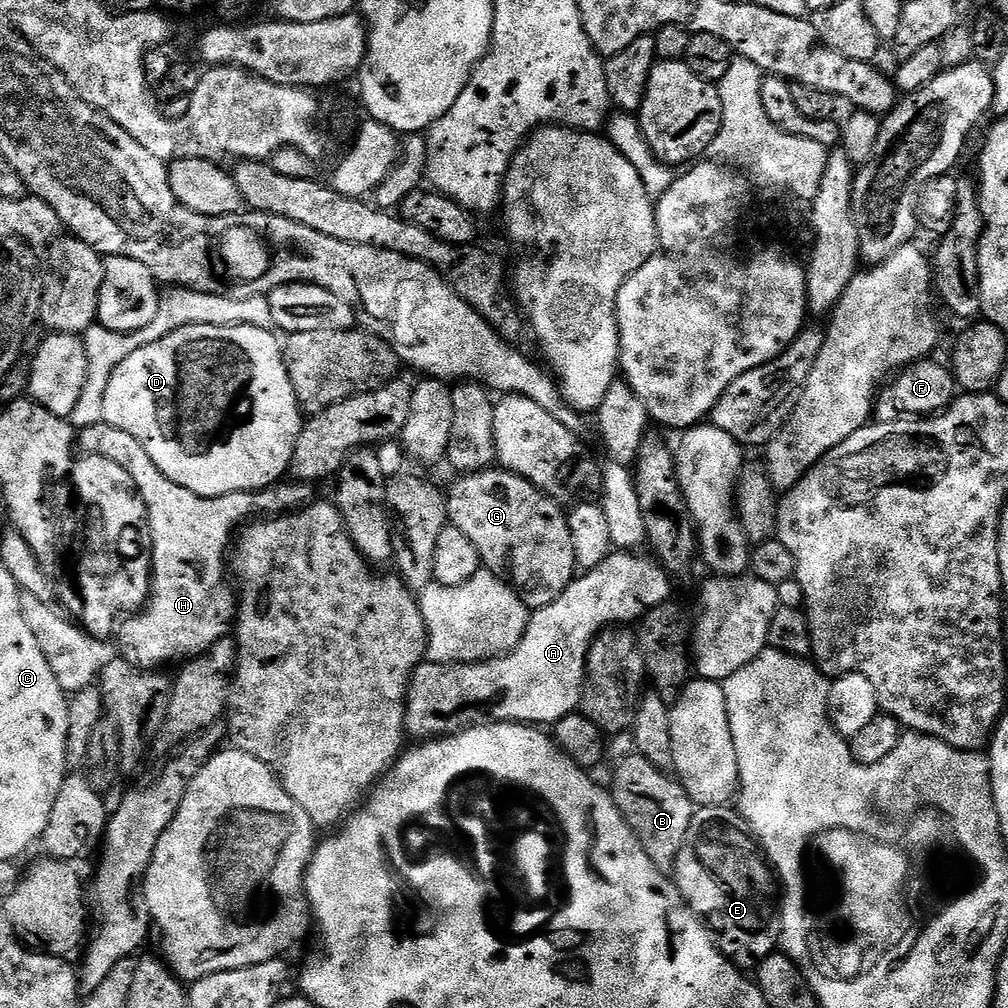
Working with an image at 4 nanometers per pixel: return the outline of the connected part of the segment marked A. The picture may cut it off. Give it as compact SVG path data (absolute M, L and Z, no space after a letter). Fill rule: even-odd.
M616 550L613 551L611 556L606 558L606 562L581 571L576 579L570 582L570 586L566 586L566 590L562 590L562 594L558 594L558 598L554 602L550 602L550 606L535 609L529 615L528 625L518 642L518 646L513 652L508 652L505 656L496 656L493 660L481 660L478 664L433 664L431 662L425 662L418 665L412 675L412 681L408 684L408 705L406 706L406 718L404 719L407 735L409 737L417 736L415 738L417 741L427 742L441 736L453 736L456 732L463 732L465 728L475 728L476 725L485 722L507 722L510 724L526 724L529 726L555 726L562 718L566 718L572 712L577 711L581 707L584 699L584 681L588 679L588 655L590 654L590 646L596 641L597 636L606 628L628 626L633 622L639 621L651 608L663 604L665 600L673 595L673 581L670 579L668 573L664 571L664 567L661 566L659 560L653 558L651 555L648 555L649 557L639 555L642 554L636 550Z

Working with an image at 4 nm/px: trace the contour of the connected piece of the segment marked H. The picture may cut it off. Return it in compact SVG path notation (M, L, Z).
M105 423L79 429L76 448L81 453L110 458L118 462L118 466L122 466L126 474L130 474L133 484L136 485L136 491L144 499L144 505L148 511L148 521L152 531L150 545L152 590L143 609L129 615L118 628L119 655L134 667L145 670L160 670L168 666L164 664L172 664L175 660L187 662L194 656L201 656L203 652L210 650L210 646L214 646L214 642L225 639L233 631L238 611L238 592L233 585L232 588L228 585L228 576L230 580L230 545L238 529L253 518L295 512L296 509L311 504L314 500L313 485L299 482L277 482L271 484L269 488L261 488L258 492L199 496L194 494L194 490L186 490L186 486L178 486L178 482L170 482L170 478L166 478L166 474L162 474L162 470L154 466L150 454L146 454L138 438L126 434L126 430L118 430L118 426Z

